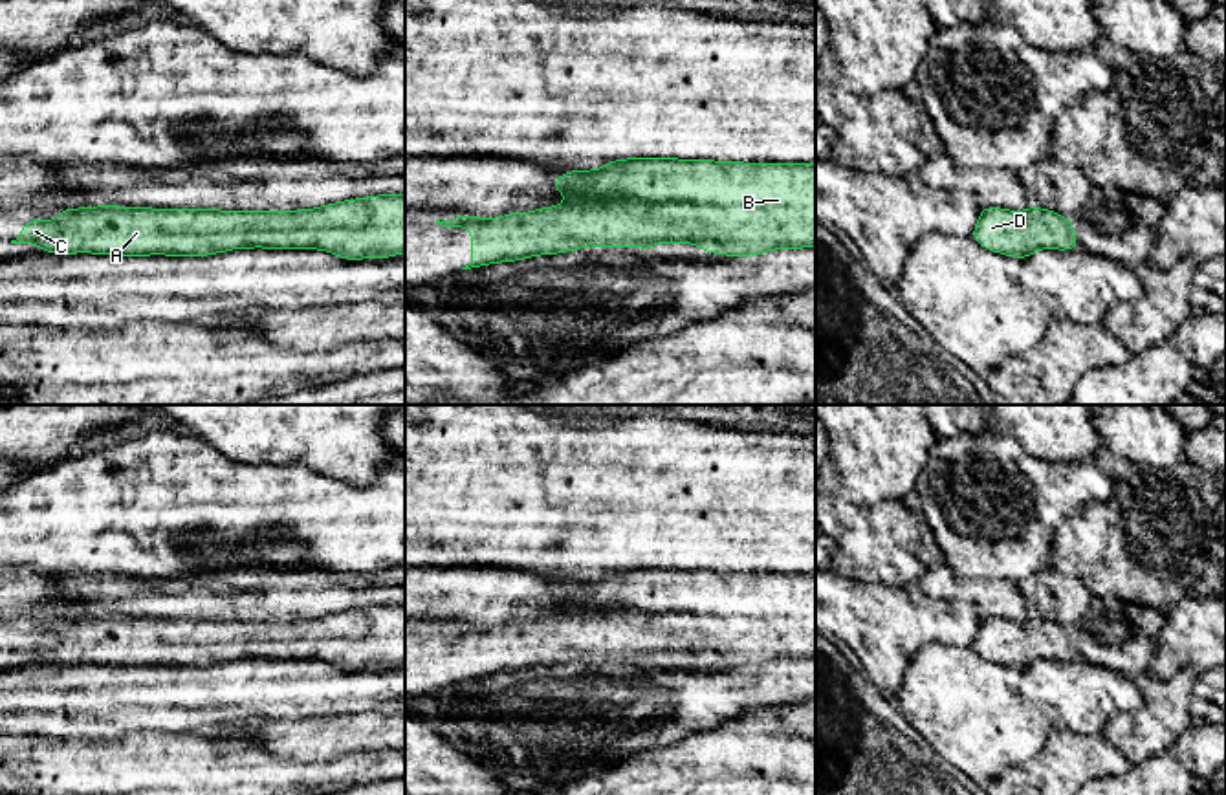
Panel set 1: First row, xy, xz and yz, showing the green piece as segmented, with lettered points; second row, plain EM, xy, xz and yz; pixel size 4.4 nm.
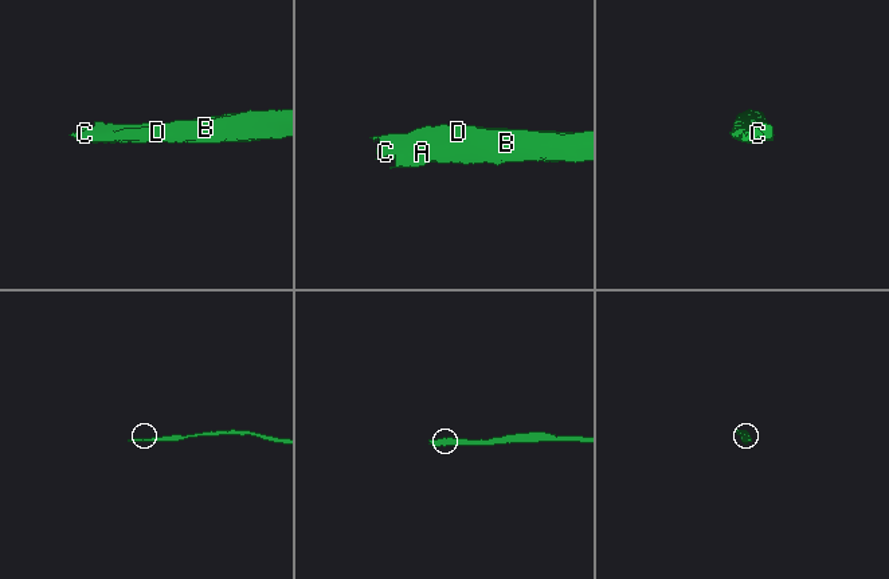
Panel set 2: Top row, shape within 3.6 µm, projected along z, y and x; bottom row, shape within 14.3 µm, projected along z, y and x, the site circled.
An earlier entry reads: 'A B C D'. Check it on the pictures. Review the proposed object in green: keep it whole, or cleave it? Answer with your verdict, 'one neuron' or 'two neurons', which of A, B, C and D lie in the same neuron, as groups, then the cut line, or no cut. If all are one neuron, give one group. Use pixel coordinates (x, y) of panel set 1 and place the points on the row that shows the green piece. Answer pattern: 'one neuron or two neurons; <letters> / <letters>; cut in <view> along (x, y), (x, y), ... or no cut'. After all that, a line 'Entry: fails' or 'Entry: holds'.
one neuron; A B C D; no cut
Entry: holds

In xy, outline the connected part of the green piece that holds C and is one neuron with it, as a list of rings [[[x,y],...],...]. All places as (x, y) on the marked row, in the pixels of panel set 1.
[[[379,194],[315,209],[218,211],[150,207],[60,209],[57,220],[31,220],[11,244],[35,244],[46,253],[125,256],[207,256],[231,249],[319,249],[348,260],[389,258],[405,253],[405,194]]]

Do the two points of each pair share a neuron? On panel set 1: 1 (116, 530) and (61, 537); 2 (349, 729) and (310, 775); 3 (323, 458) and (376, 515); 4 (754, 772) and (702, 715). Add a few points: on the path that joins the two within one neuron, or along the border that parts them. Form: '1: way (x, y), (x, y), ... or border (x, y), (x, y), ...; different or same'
1: way (103, 533), (74, 533); same
2: border (361, 753), (345, 753), (321, 762), (277, 759); different
3: border (385, 464), (369, 484), (339, 482); different
4: border (754, 709), (689, 733); different

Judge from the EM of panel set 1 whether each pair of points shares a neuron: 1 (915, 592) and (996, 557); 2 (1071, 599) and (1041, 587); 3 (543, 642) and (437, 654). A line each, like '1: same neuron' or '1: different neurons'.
1: different neurons
2: same neuron
3: same neuron

